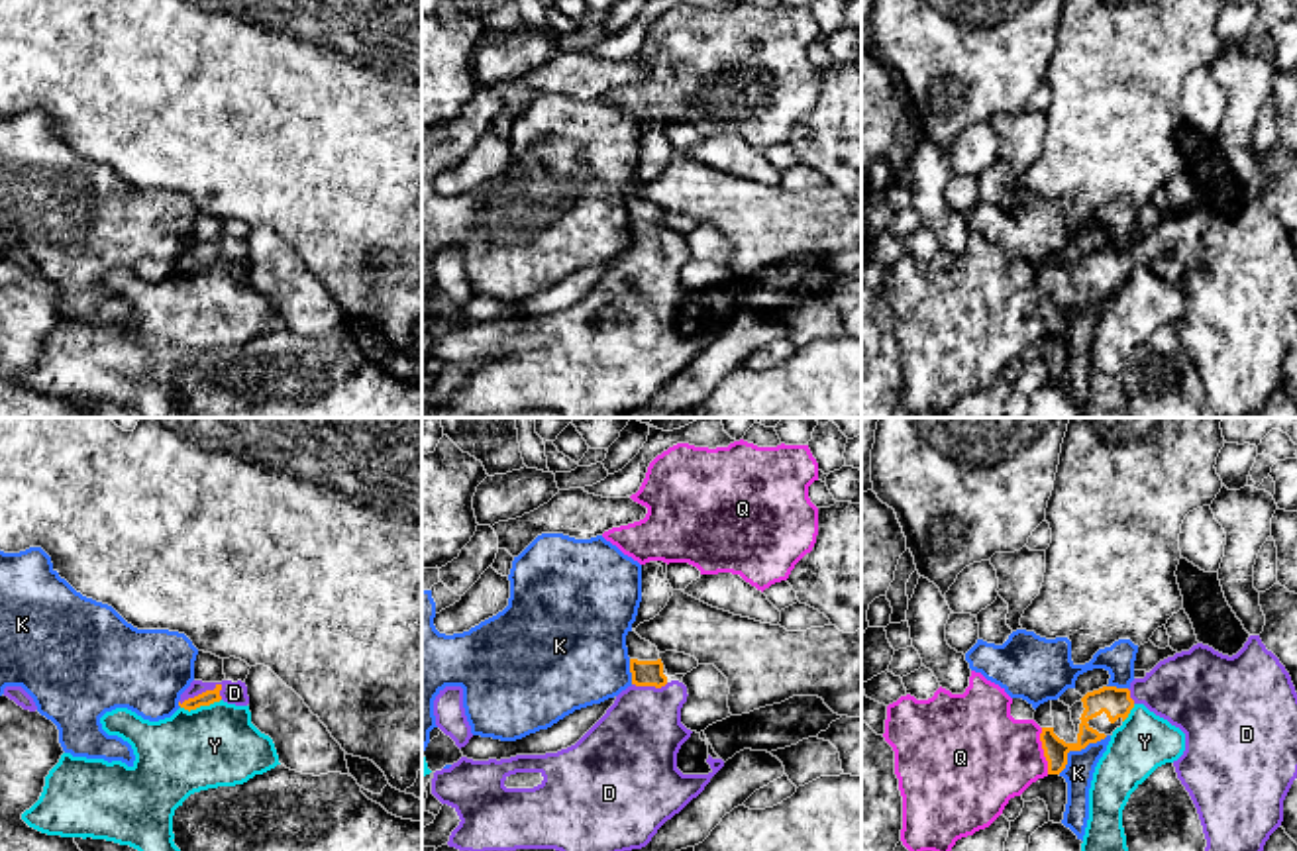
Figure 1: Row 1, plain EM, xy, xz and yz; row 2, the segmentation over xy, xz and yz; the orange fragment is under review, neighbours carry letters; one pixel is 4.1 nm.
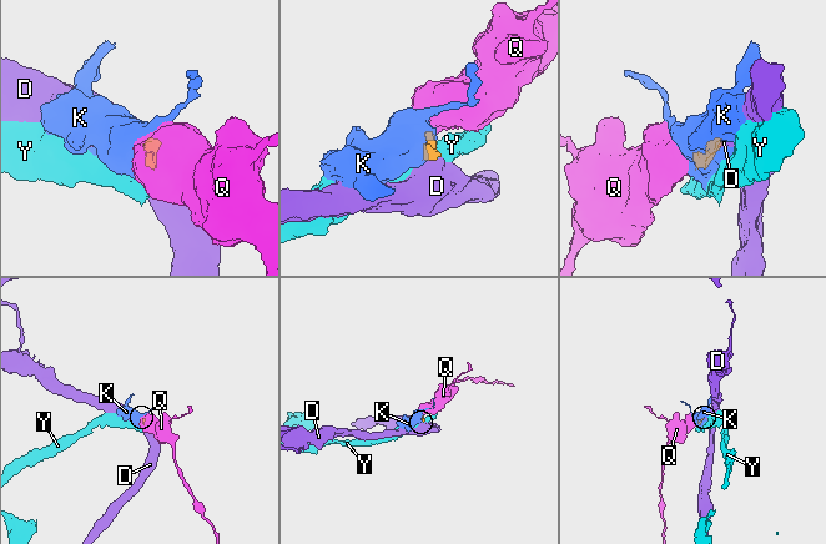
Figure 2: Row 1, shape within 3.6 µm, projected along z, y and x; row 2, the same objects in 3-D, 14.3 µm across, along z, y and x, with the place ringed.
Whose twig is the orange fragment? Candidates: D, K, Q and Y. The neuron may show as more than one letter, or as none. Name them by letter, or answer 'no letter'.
D, Q

